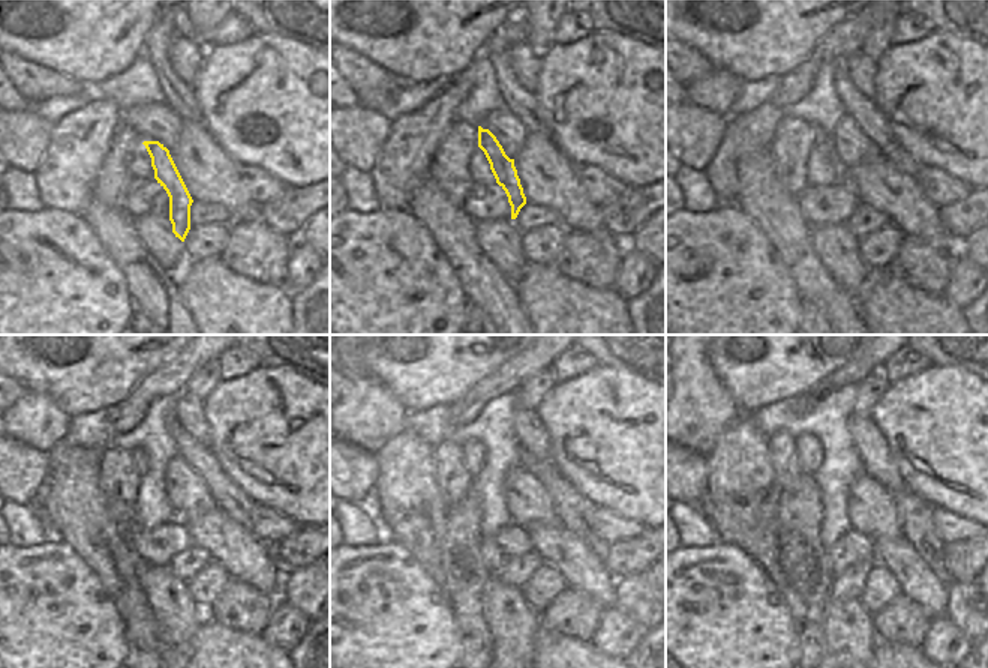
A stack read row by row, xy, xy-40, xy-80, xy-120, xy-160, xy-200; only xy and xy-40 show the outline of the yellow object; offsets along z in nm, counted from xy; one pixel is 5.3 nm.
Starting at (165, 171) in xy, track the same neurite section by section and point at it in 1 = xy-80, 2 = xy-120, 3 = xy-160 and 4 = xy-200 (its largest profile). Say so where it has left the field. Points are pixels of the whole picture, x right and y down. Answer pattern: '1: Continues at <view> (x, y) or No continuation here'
1: Continues at xy-80 (825, 141)
2: Continues at xy-120 (138, 457)
3: Continues at xy-160 (474, 452)
4: Continues at xy-200 (808, 448)

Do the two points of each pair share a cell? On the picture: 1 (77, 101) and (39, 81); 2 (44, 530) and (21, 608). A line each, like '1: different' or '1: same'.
1: different
2: different

